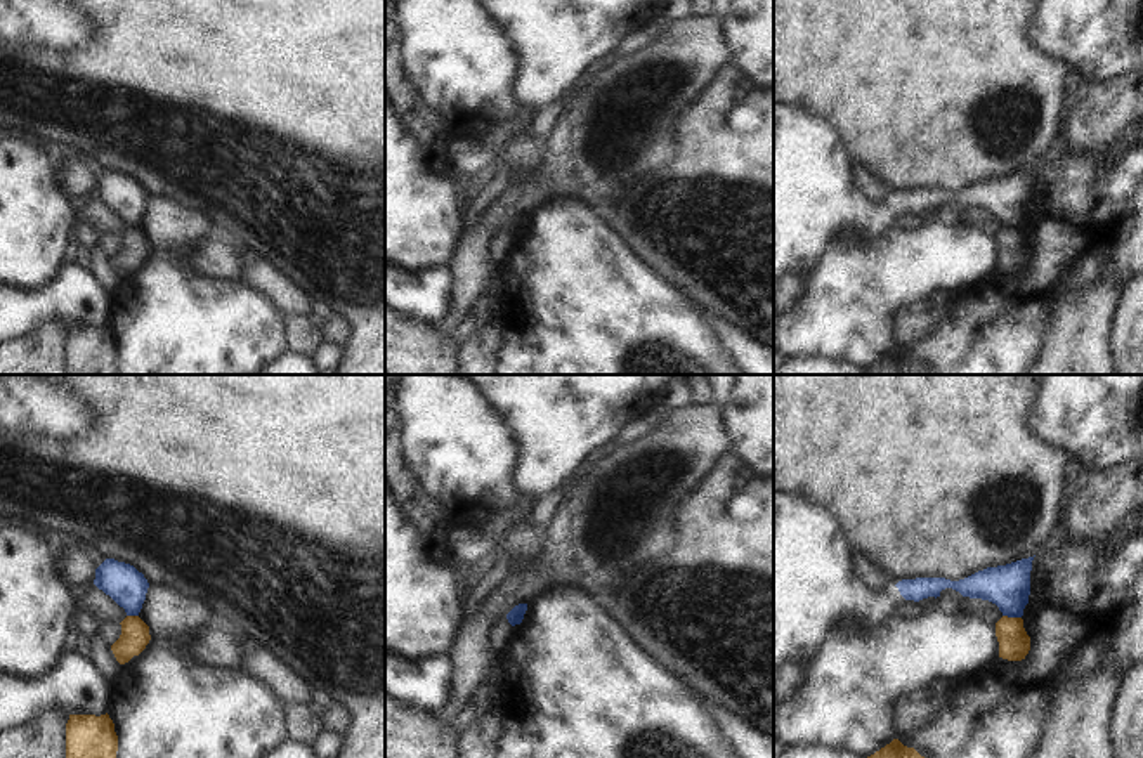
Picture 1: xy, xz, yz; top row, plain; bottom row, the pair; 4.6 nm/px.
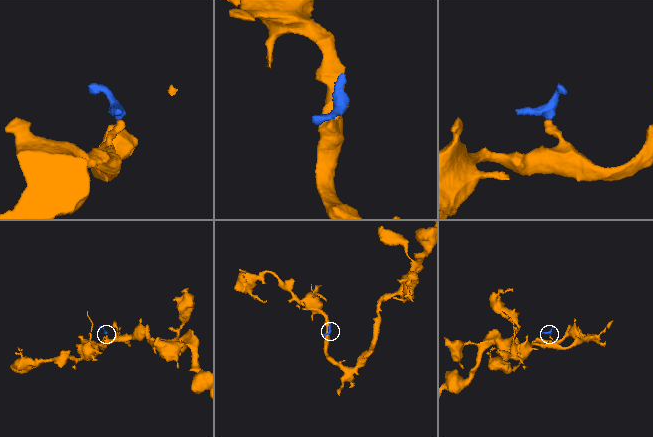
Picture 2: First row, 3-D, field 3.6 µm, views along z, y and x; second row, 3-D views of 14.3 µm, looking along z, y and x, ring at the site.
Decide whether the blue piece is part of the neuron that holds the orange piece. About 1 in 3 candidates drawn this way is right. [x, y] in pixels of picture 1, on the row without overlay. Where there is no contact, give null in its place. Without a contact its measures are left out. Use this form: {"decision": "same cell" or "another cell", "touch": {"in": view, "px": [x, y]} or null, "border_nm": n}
{"decision": "another cell", "touch": {"in": "yz", "px": [1012, 229]}, "border_nm": 90}

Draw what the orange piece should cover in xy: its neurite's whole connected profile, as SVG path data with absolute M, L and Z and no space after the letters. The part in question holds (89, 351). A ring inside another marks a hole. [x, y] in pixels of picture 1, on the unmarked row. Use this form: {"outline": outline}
{"outline": "M69 326L66 335L68 375L118 375L118 347L109 326Z"}

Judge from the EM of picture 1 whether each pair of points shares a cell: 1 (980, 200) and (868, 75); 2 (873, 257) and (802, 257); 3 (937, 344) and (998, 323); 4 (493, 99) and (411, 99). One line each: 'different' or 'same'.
1: different
2: different
3: same
4: different

